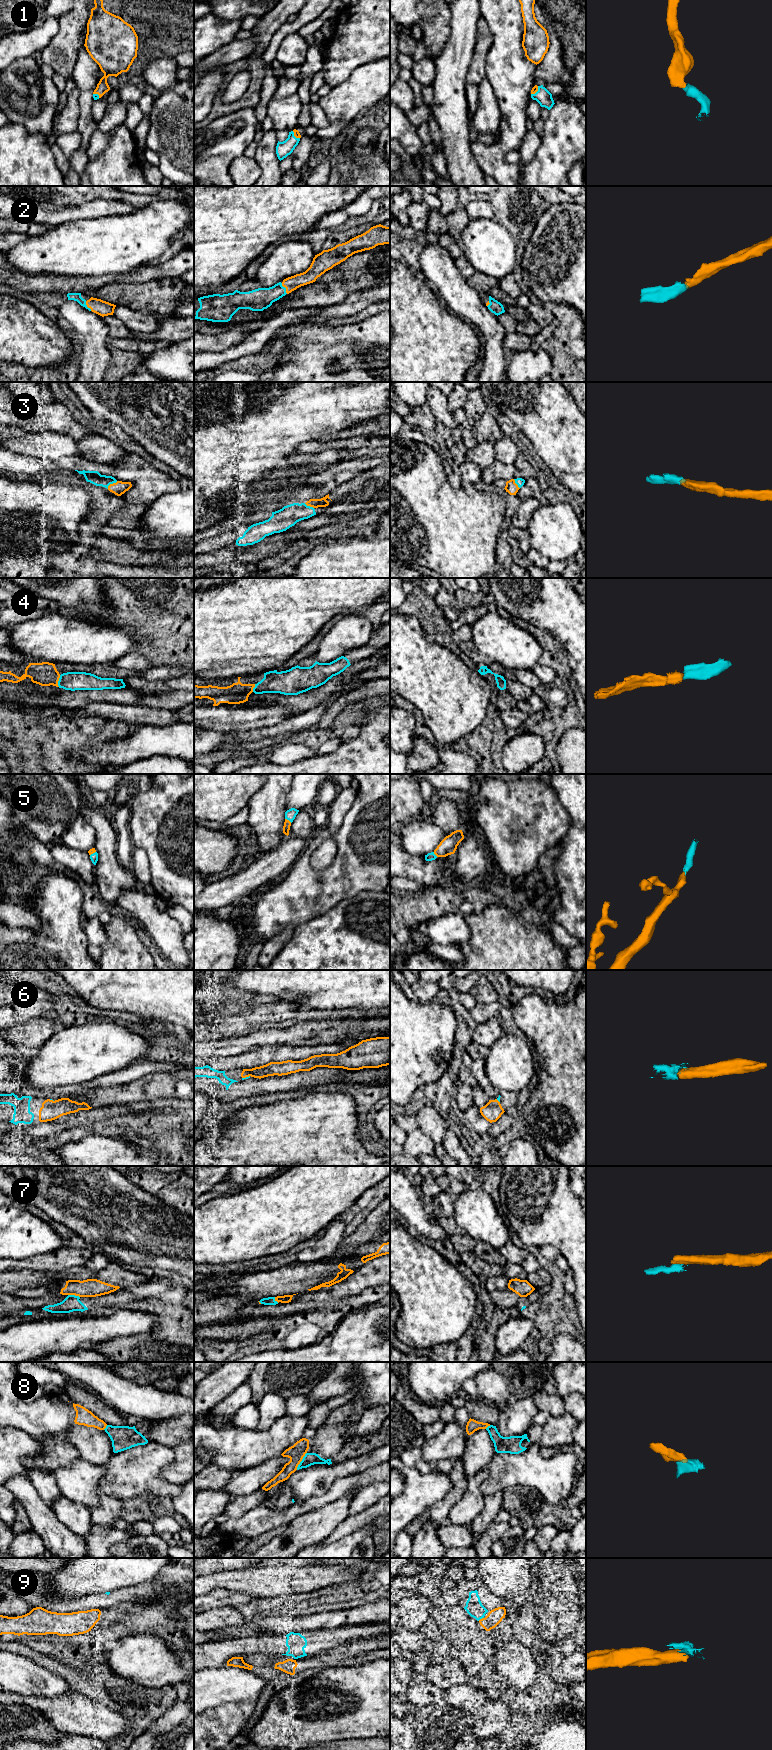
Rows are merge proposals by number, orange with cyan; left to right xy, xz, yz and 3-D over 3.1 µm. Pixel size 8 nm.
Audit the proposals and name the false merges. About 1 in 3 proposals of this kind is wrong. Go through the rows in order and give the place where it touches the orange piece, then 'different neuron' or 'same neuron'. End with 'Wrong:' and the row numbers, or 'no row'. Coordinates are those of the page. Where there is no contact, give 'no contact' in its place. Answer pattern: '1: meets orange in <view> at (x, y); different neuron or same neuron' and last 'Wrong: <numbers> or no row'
1: meets orange in yz at (536, 91); same neuron
2: meets orange in xz at (285, 287); same neuron
3: meets orange in xy at (111, 484); same neuron
4: meets orange in xy at (58, 680); same neuron
5: meets orange in xz at (288, 820); same neuron
6: meets orange in xz at (245, 1077); same neuron
7: meets orange in xy at (74, 1294); different neuron
8: meets orange in xz at (301, 1460); same neuron
9: meets orange in yz at (480, 1619); different neuron
Wrong: 7, 9

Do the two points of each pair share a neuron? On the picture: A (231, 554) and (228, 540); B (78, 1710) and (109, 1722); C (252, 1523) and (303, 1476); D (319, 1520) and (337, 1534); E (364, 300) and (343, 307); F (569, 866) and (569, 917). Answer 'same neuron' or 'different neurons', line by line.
A: different neurons
B: same neuron
C: different neurons
D: different neurons
E: same neuron
F: same neuron

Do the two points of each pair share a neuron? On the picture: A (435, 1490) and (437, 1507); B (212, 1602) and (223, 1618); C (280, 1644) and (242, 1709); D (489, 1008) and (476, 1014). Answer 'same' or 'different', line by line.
A: different
B: different
C: different
D: same

